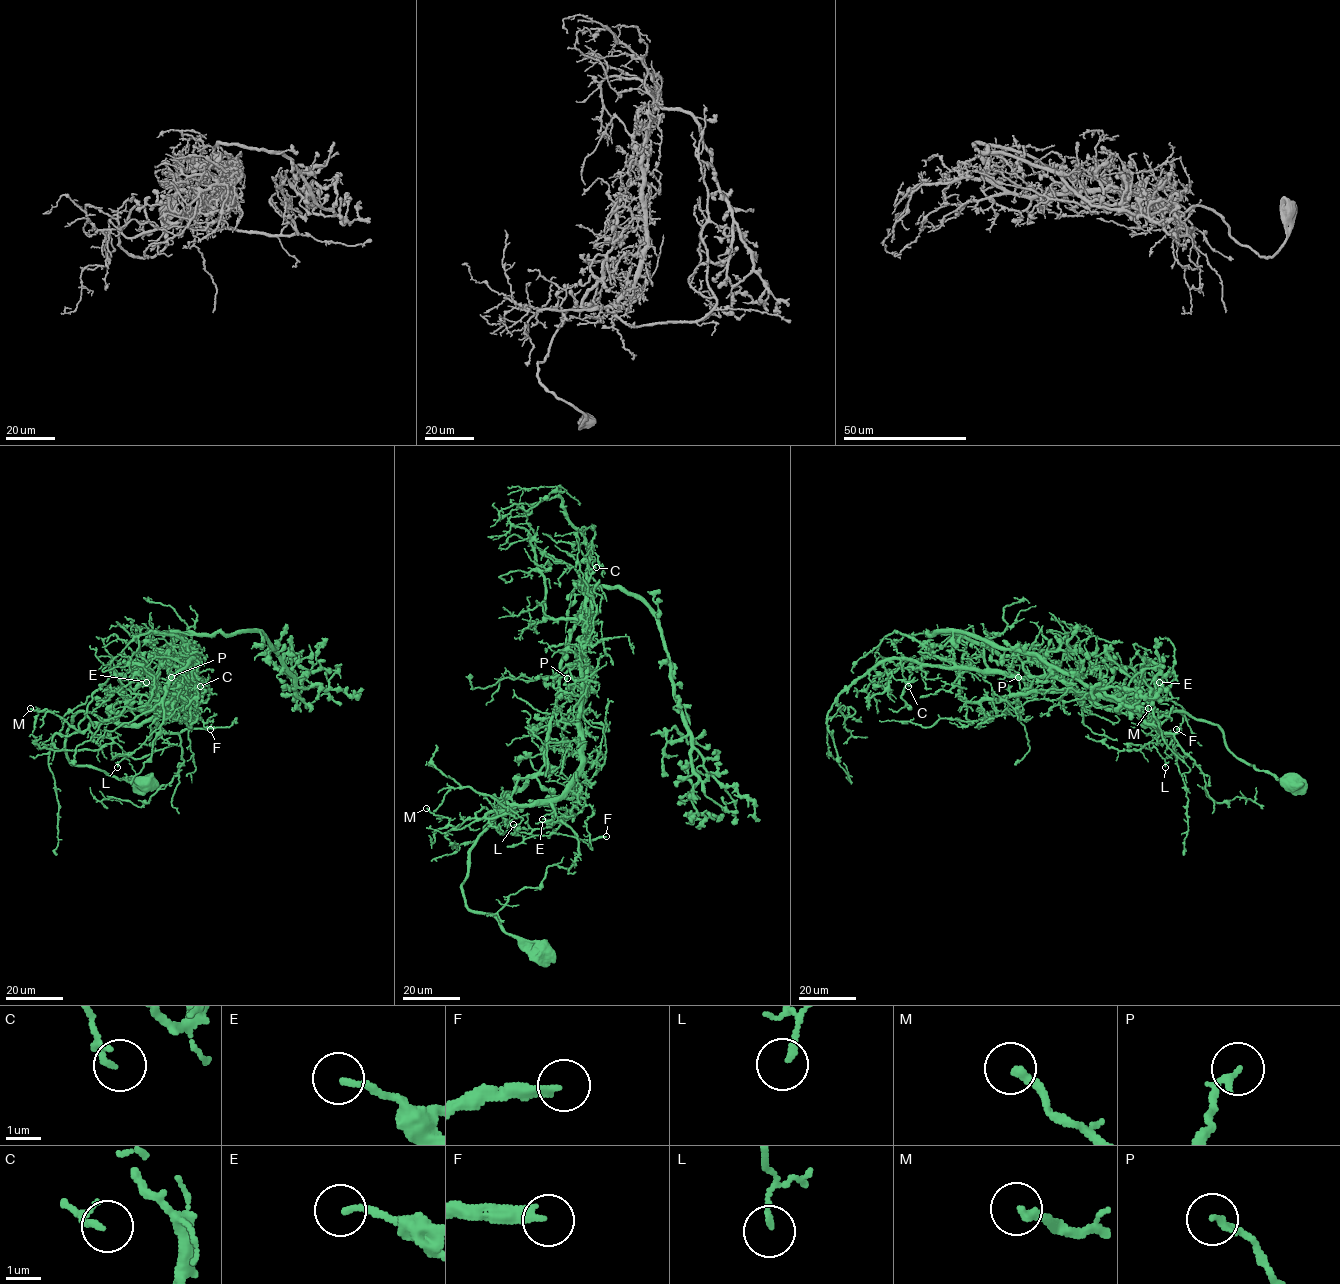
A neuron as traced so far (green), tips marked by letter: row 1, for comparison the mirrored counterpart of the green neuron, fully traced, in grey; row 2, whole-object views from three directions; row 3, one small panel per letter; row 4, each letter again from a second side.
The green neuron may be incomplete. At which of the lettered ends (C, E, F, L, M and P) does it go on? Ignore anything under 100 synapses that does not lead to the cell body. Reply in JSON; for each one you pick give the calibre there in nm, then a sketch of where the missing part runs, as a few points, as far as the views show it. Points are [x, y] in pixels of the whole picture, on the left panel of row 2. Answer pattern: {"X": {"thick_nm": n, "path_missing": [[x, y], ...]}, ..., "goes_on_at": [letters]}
{"F": {"thick_nm": 280}, "goes_on_at": ["F"]}

